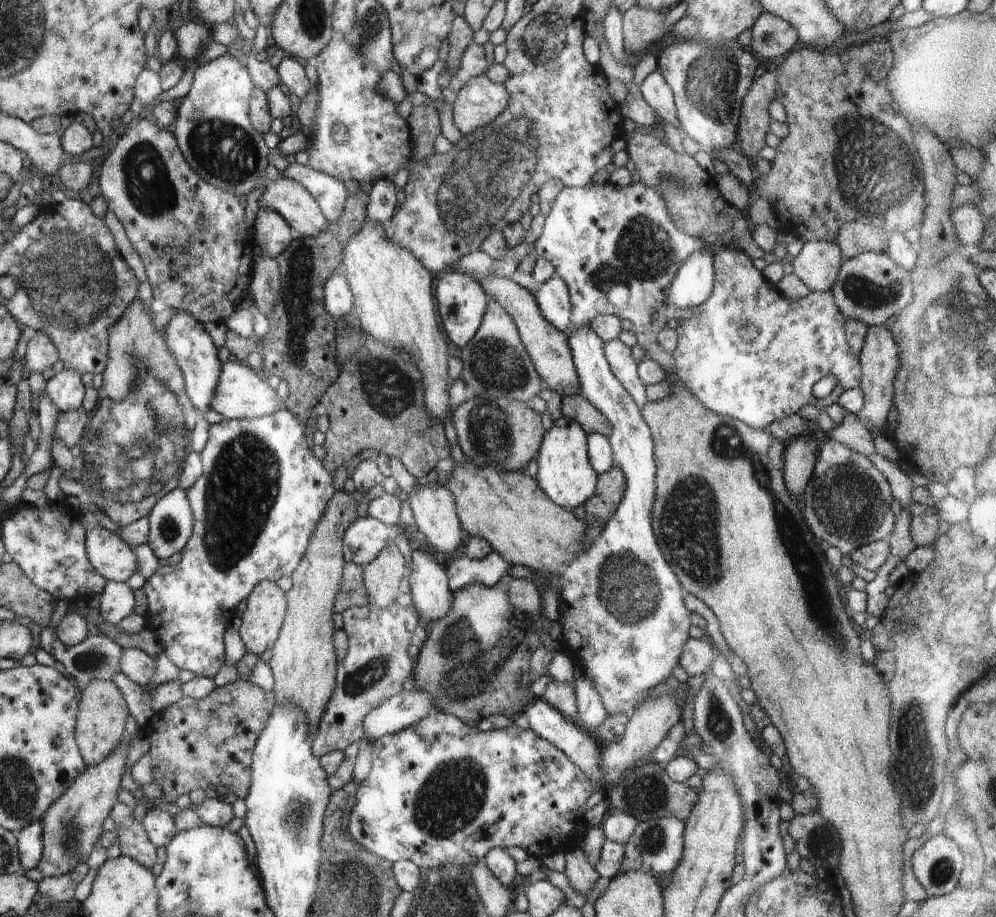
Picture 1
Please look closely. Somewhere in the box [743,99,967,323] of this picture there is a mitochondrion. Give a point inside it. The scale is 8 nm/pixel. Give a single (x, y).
(870, 158)

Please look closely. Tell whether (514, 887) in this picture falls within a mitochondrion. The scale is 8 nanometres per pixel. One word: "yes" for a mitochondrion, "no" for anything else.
no

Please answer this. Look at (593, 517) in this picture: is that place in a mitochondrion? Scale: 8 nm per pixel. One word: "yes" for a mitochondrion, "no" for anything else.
no

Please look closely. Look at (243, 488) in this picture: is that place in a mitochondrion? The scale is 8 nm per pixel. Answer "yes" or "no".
yes

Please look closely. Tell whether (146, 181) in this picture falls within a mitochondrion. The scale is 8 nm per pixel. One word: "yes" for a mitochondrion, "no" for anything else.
yes

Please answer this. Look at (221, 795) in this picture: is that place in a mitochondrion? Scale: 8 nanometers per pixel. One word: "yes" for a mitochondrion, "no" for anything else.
no

